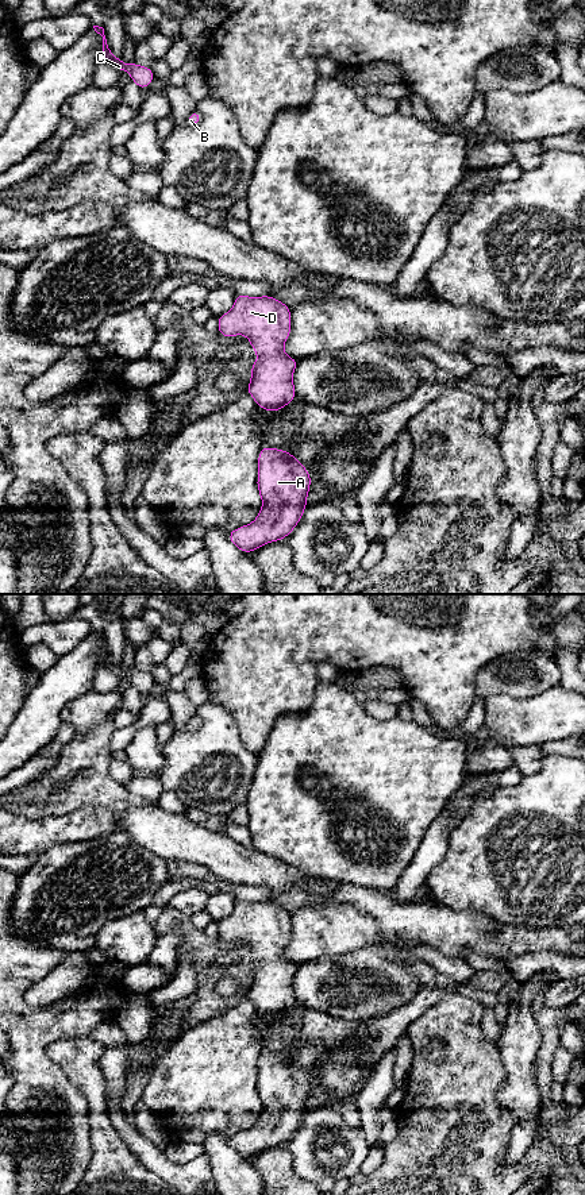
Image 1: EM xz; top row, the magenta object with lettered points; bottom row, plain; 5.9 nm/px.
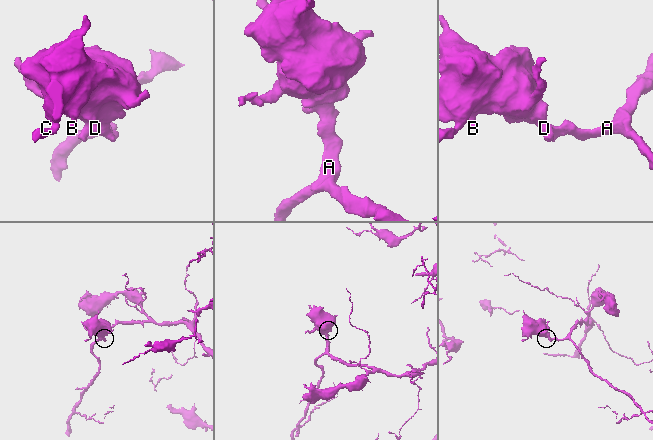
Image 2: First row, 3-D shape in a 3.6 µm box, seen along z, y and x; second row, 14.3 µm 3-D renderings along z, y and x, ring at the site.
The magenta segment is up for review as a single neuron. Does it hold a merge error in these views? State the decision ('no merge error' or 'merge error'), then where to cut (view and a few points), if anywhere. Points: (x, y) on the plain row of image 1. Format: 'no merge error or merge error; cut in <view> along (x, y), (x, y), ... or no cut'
no merge error; no cut

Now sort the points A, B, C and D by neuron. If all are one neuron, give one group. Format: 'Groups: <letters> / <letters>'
Groups: A B C D

